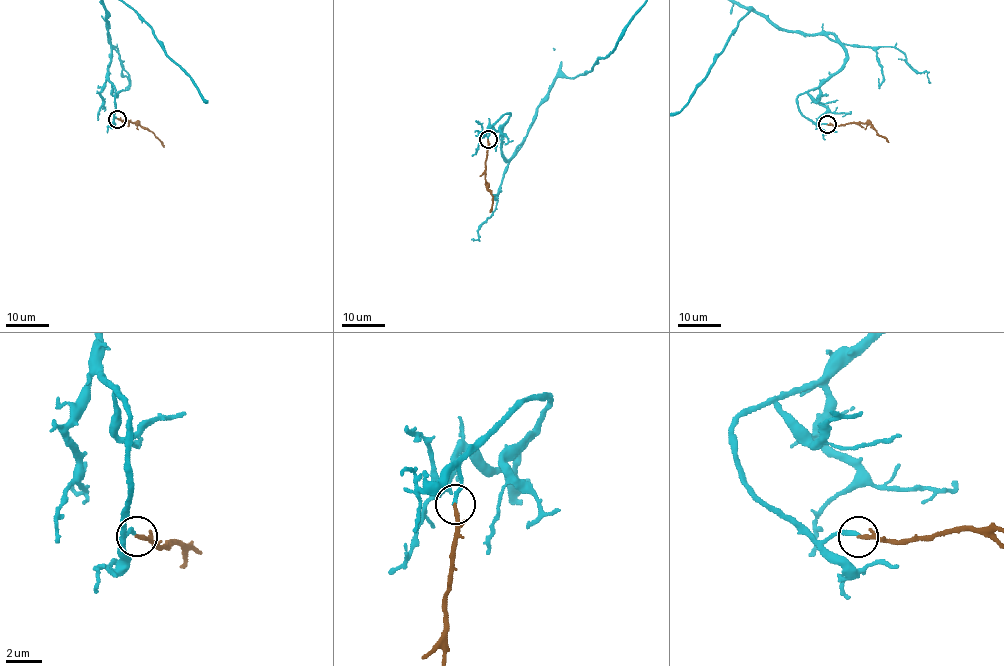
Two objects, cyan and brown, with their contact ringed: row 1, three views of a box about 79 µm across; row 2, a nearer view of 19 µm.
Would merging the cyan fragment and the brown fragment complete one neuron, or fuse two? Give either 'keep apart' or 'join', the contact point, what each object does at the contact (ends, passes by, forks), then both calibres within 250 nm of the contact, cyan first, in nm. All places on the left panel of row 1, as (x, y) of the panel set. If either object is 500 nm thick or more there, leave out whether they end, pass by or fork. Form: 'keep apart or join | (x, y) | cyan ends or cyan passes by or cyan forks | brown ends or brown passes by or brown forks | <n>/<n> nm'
keep apart | (117, 119) | cyan ends | brown passes by | 240/160 nm

